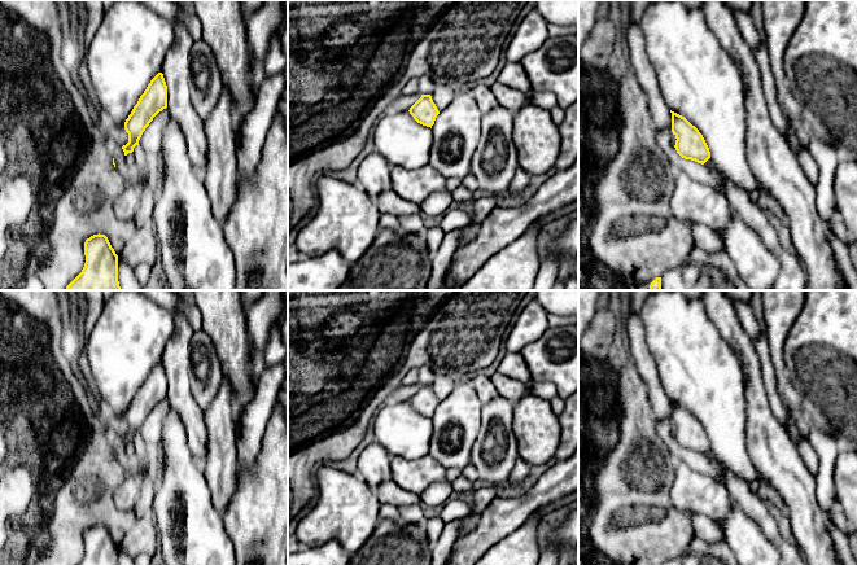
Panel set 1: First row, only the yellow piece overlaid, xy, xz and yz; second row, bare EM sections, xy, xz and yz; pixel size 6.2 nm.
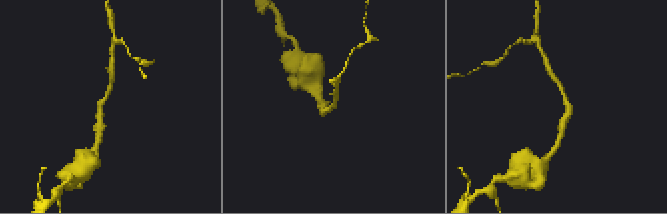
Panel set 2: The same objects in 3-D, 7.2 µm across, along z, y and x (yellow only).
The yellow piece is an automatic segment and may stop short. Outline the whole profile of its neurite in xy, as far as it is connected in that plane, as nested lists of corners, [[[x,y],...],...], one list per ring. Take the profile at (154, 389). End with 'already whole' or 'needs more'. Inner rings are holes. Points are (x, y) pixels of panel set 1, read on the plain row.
[[[158,363],[148,375],[137,394],[124,412],[128,433],[122,437],[124,446],[134,442],[139,430],[153,408],[167,398],[167,376],[162,363]]]; already whole

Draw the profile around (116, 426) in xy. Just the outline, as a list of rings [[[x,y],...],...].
[[[79,290],[79,293],[86,301],[86,315],[80,317],[84,334],[84,349],[75,368],[80,378],[84,381],[87,390],[95,394],[95,407],[102,417],[106,438],[110,443],[113,443],[117,437],[123,437],[128,433],[128,424],[126,422],[126,420],[118,417],[117,415],[108,412],[104,407],[87,360],[87,342],[92,328],[102,310],[105,298],[102,295],[102,290]]]

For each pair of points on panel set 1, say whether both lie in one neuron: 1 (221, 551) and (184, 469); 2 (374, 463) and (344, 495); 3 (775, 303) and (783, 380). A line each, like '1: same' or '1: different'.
1: same
2: different
3: same

